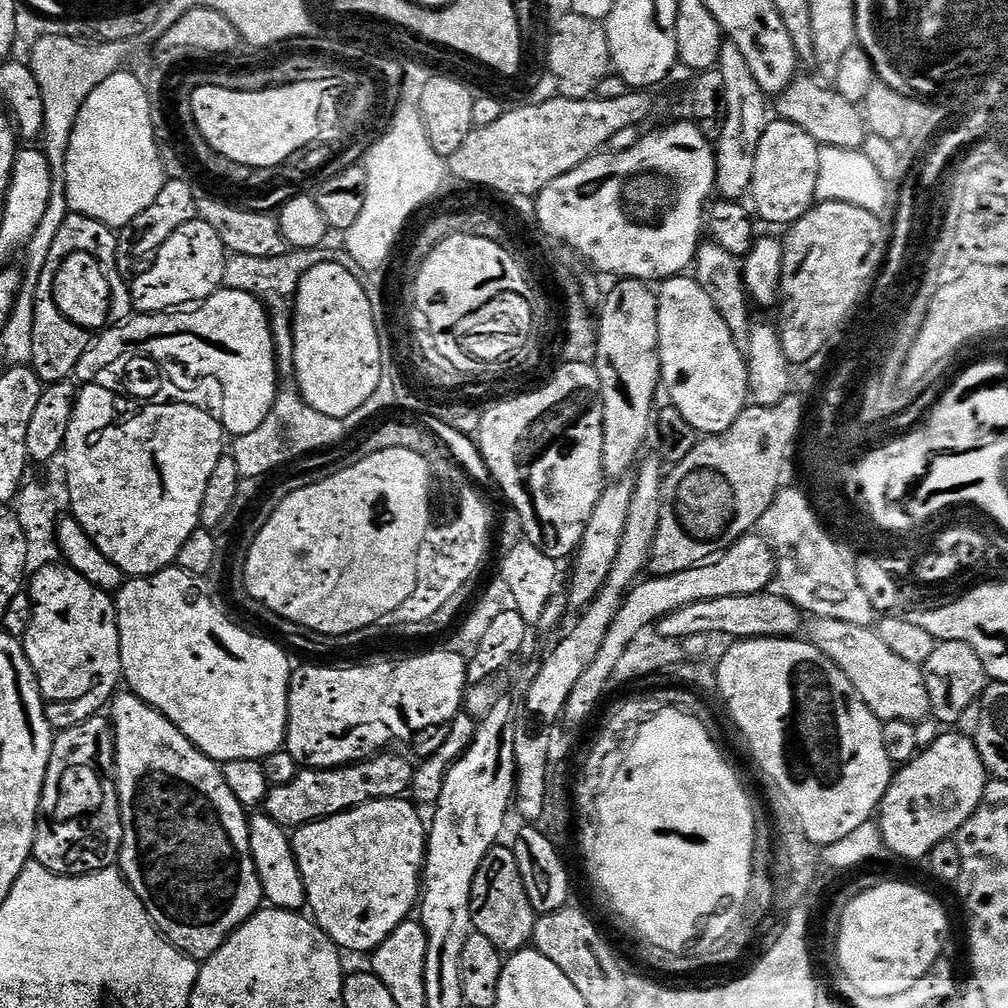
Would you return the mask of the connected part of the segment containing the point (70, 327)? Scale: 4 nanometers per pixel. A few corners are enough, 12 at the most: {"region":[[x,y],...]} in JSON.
{"region":[[65,216],[32,288],[31,367],[45,385],[67,381],[92,341],[54,302],[67,255],[118,240],[89,216]]}

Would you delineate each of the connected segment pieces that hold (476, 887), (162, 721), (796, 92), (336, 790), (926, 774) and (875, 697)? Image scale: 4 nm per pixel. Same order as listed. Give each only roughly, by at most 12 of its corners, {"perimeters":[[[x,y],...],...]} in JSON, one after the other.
{"perimeters":[[[511,847],[482,858],[473,929],[501,953],[531,941],[538,914]],[[110,701],[118,867],[197,962],[261,911],[221,765]],[[804,74],[775,115],[820,146],[863,149],[861,109]],[[385,750],[304,768],[269,787],[263,815],[295,830],[411,789],[414,764]],[[945,731],[893,775],[885,849],[923,861],[955,837],[990,777]],[[828,617],[806,639],[881,722],[930,712],[921,665],[875,627]]]}

